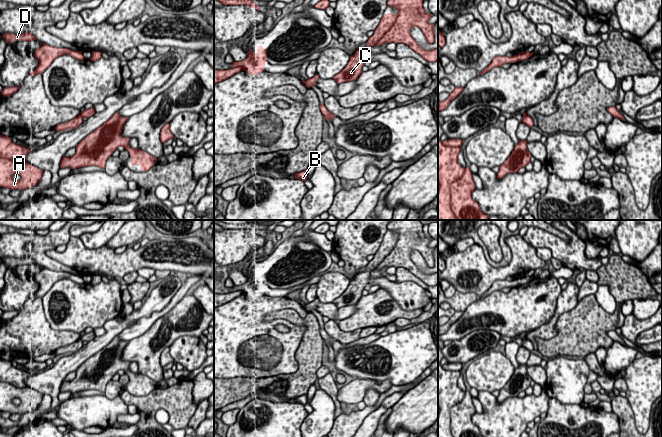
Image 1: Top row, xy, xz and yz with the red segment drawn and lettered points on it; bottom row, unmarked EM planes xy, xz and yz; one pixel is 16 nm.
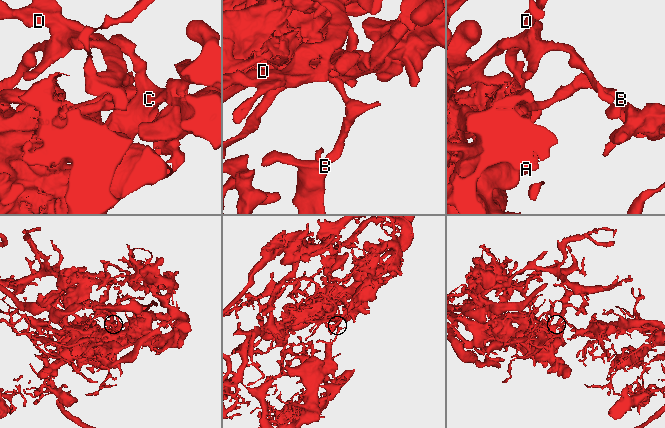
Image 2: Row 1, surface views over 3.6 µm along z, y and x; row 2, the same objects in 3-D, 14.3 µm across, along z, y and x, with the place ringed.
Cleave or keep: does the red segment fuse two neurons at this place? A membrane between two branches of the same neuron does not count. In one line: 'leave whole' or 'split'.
split

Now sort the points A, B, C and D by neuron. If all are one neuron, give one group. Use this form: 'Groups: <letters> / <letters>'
Groups: A C D / B

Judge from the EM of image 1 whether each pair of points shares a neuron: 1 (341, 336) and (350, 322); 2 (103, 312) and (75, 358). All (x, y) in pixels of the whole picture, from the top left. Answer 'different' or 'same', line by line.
1: different
2: different

